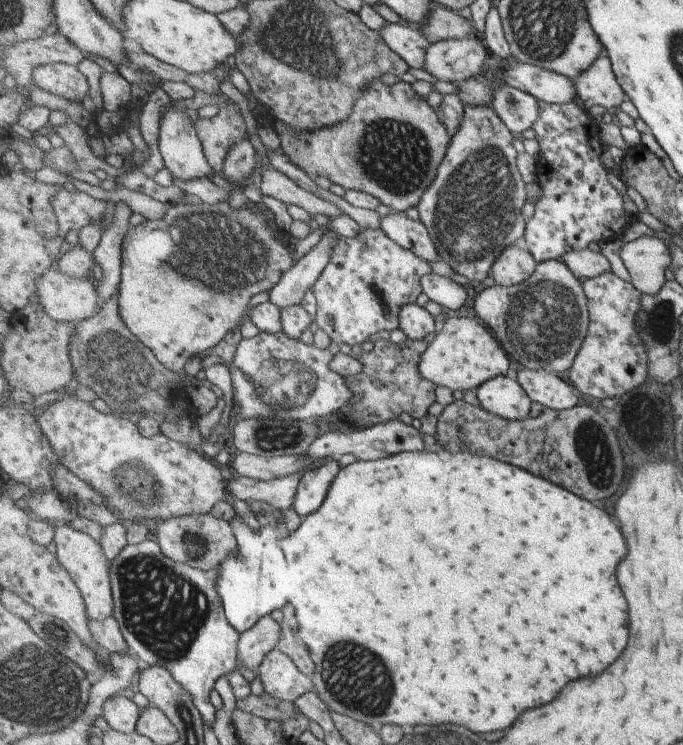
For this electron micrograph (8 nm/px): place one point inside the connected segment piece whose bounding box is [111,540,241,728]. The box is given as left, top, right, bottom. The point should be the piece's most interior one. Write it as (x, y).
(172, 615)

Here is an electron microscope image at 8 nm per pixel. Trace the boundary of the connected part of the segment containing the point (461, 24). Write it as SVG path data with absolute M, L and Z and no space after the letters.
M434 4L423 26L418 26L420 31L431 42L449 40L451 38L463 39L475 33L473 21L459 16L458 12L441 4Z

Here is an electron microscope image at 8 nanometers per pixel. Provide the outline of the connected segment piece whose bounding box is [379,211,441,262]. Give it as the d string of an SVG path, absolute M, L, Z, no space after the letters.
M389 212L380 220L379 227L383 228L385 234L392 237L397 244L416 252L423 260L429 262L441 260L440 249L437 248L427 226L420 220L411 220L405 212Z

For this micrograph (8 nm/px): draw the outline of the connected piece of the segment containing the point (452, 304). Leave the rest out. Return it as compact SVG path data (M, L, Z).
M429 272L421 279L426 296L451 310L457 311L466 299L466 286L455 283L451 278Z

